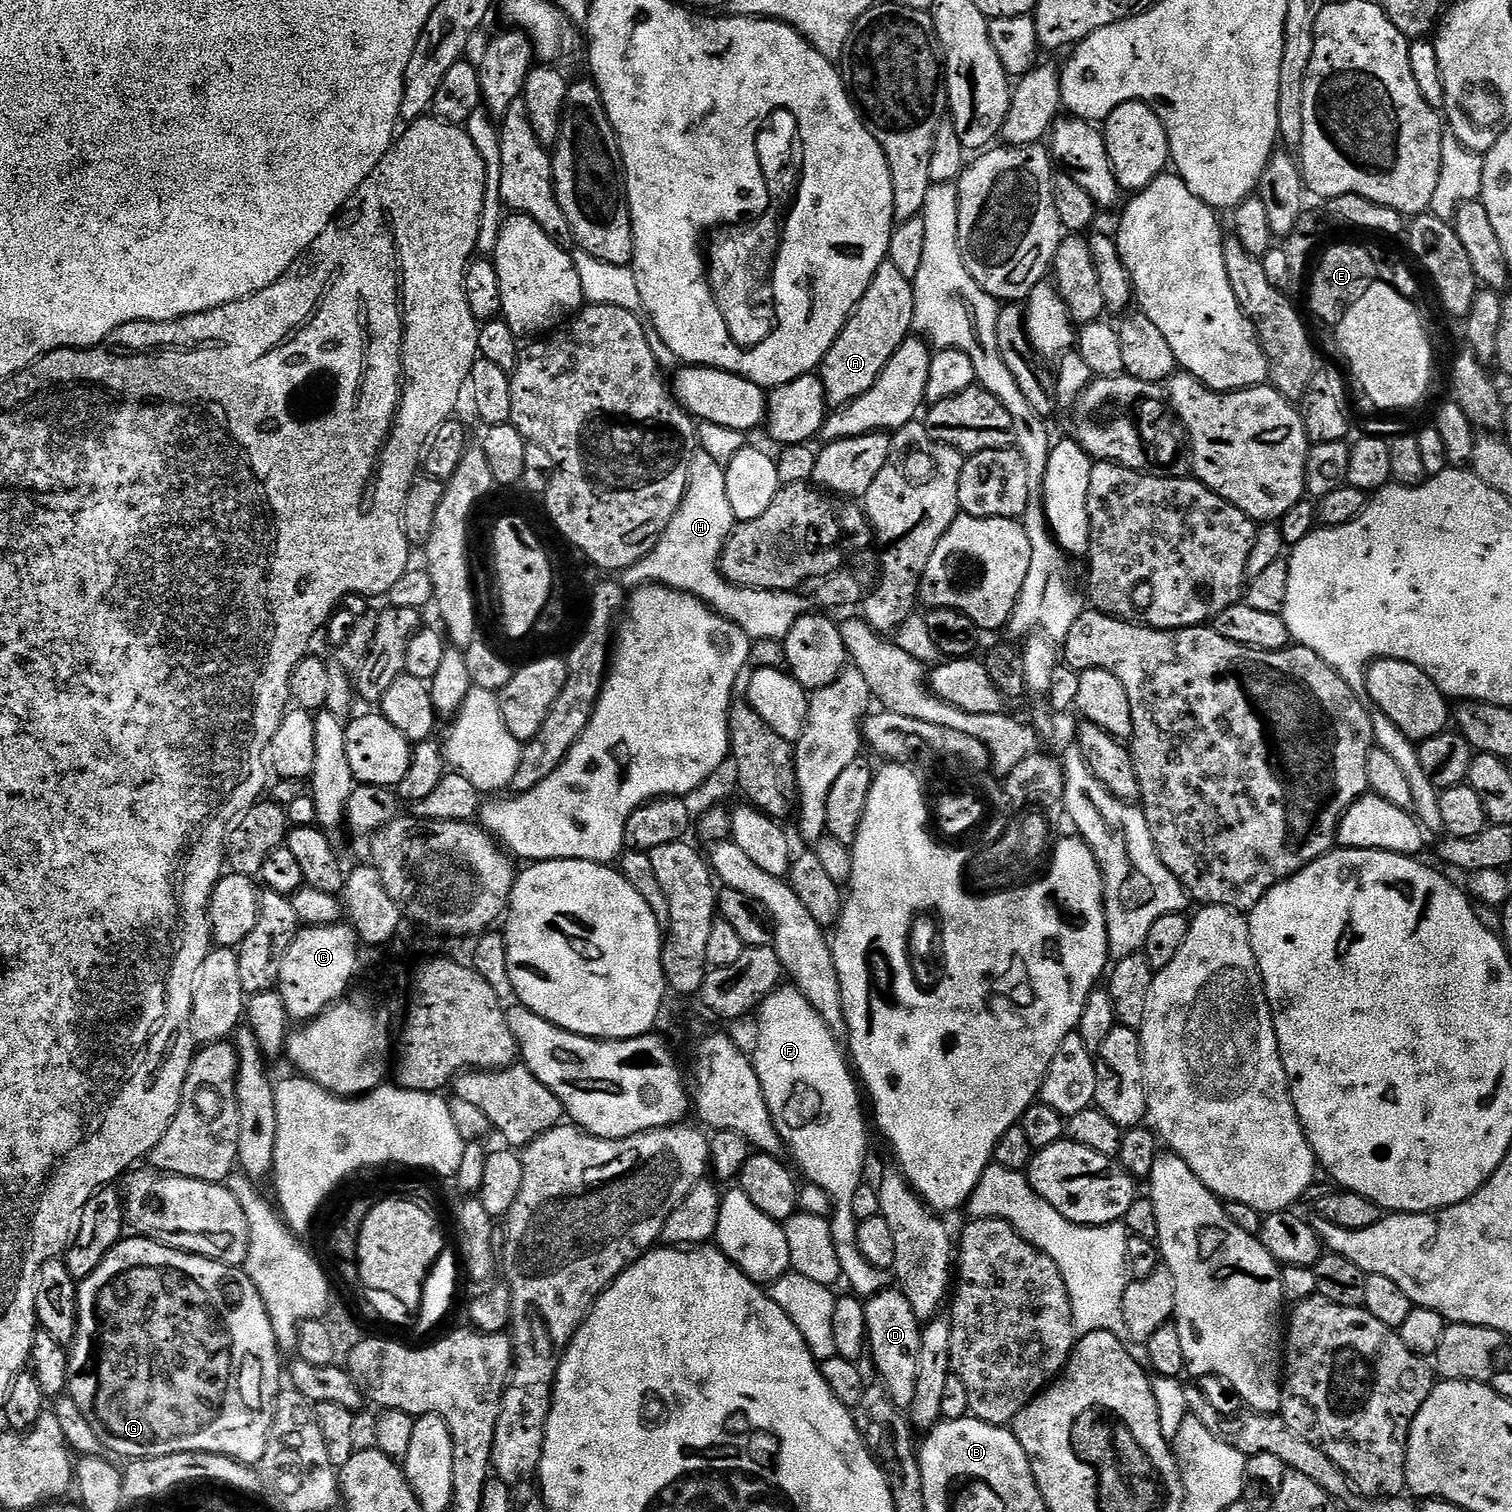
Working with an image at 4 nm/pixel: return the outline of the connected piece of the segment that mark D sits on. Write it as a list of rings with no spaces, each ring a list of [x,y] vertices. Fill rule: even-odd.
[[[885,1290],[871,1297],[864,1305],[864,1317],[868,1323],[866,1348],[867,1351],[872,1351],[871,1361],[884,1379],[890,1398],[902,1410],[908,1410],[912,1404],[910,1423],[913,1429],[920,1431],[921,1428],[921,1433],[924,1434],[931,1432],[933,1426],[939,1424],[945,1415],[944,1400],[940,1395],[947,1390],[948,1380],[940,1372],[934,1373],[933,1376],[924,1376],[920,1380],[922,1321],[914,1314],[910,1302],[899,1290]],[[916,1388],[924,1392],[924,1396],[916,1396]]]

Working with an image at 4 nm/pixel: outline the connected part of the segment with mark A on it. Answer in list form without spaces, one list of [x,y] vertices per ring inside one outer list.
[[[890,259],[885,260],[874,274],[866,294],[849,316],[844,329],[838,334],[834,346],[824,355],[818,375],[829,405],[839,410],[846,404],[853,404],[858,397],[866,394],[882,374],[886,362],[894,358],[898,346],[907,340],[913,331],[914,314],[913,281],[898,271]]]

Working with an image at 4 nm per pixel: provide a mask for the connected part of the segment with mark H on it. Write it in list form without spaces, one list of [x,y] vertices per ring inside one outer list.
[[[697,451],[690,466],[688,489],[674,518],[661,534],[655,548],[619,573],[619,583],[628,590],[643,588],[645,584],[663,584],[665,588],[689,592],[719,612],[725,620],[737,624],[753,641],[783,641],[798,618],[809,615],[808,600],[800,596],[804,594],[741,588],[720,573],[720,555],[724,552],[724,543],[732,535],[738,520],[730,510],[730,498],[726,496],[726,476],[725,465],[716,462],[708,453]]]

